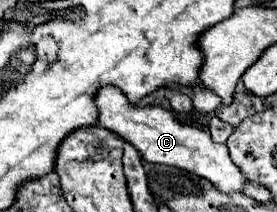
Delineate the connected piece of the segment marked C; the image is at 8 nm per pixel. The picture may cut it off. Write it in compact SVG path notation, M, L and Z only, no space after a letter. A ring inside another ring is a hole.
M113 86L101 88L101 92L97 92L95 96L95 104L99 112L97 124L105 126L111 132L117 132L125 142L133 144L143 156L143 160L193 172L209 180L215 188L219 188L225 194L243 192L245 182L249 182L249 178L231 162L231 156L225 144L215 144L209 132L201 128L181 124L173 116L171 110L165 110L163 106L157 106L157 104L149 104L149 106L129 104L127 96L119 88L113 88Z

